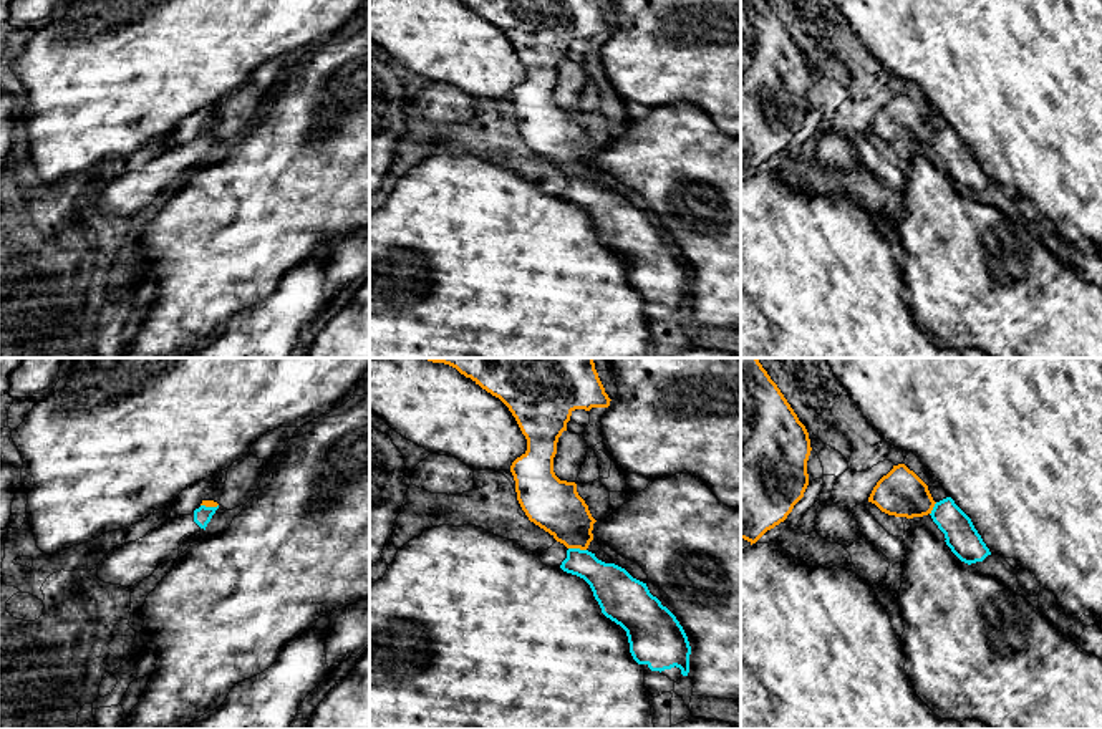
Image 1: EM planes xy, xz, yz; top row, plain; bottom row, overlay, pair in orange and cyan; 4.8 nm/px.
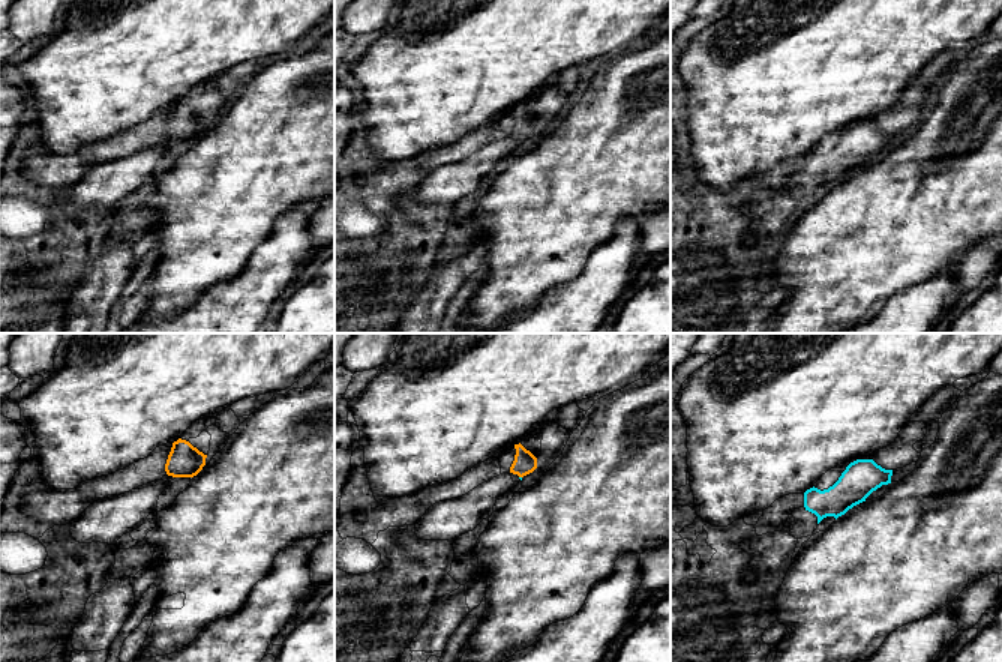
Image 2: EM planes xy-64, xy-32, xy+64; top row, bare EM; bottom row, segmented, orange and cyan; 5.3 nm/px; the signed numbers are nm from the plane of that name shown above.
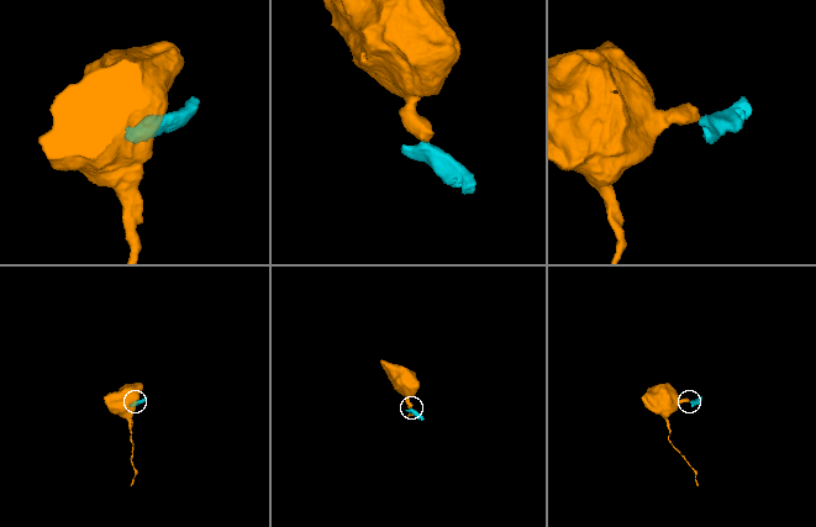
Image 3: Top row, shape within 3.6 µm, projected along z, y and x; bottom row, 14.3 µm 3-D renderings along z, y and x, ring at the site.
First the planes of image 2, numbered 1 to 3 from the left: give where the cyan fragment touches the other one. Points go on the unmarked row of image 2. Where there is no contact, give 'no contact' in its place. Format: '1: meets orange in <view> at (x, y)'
1: no contact
2: no contact
3: no contact

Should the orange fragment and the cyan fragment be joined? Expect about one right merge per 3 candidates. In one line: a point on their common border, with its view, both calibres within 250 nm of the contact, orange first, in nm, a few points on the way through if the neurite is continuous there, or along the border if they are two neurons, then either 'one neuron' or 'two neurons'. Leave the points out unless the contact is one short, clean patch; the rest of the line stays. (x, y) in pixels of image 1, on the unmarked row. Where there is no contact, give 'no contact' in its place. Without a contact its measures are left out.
contact xz (577, 176); calibres 260 and 200 nm; border xz (569, 176), (585, 179); two neurons

